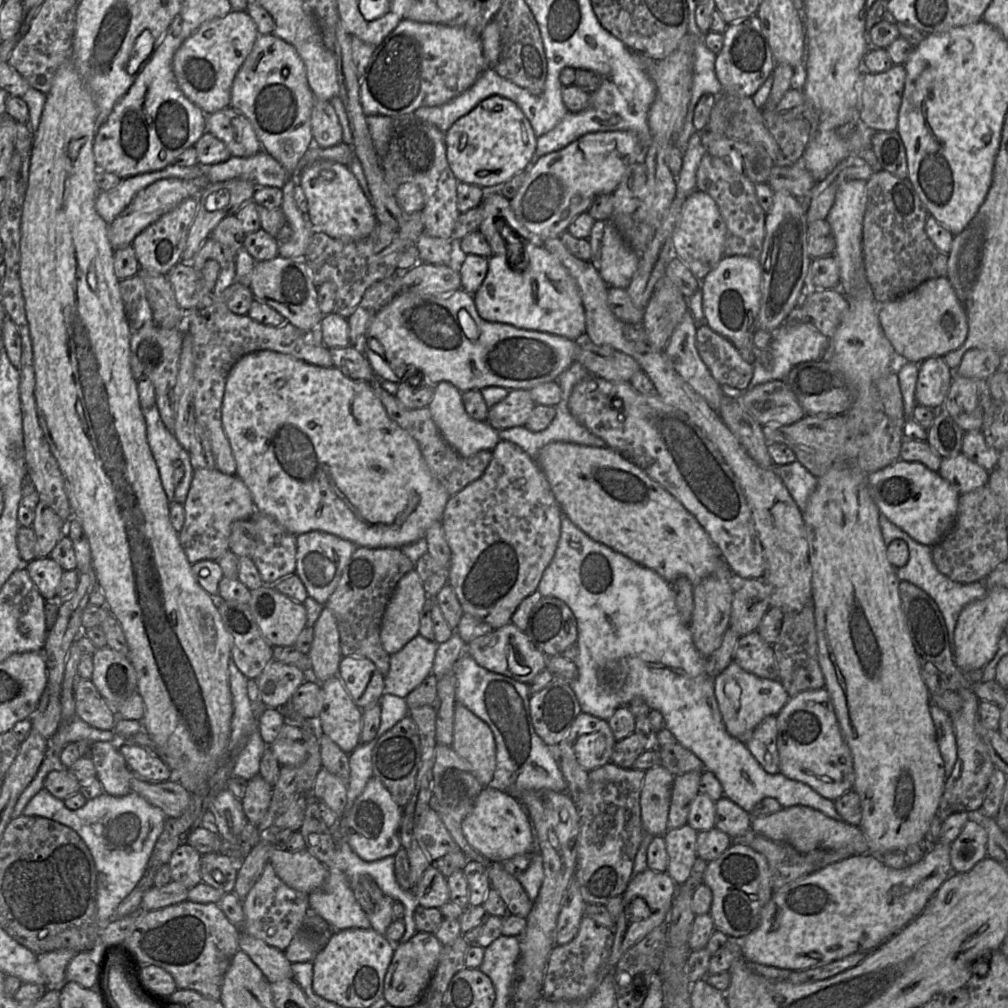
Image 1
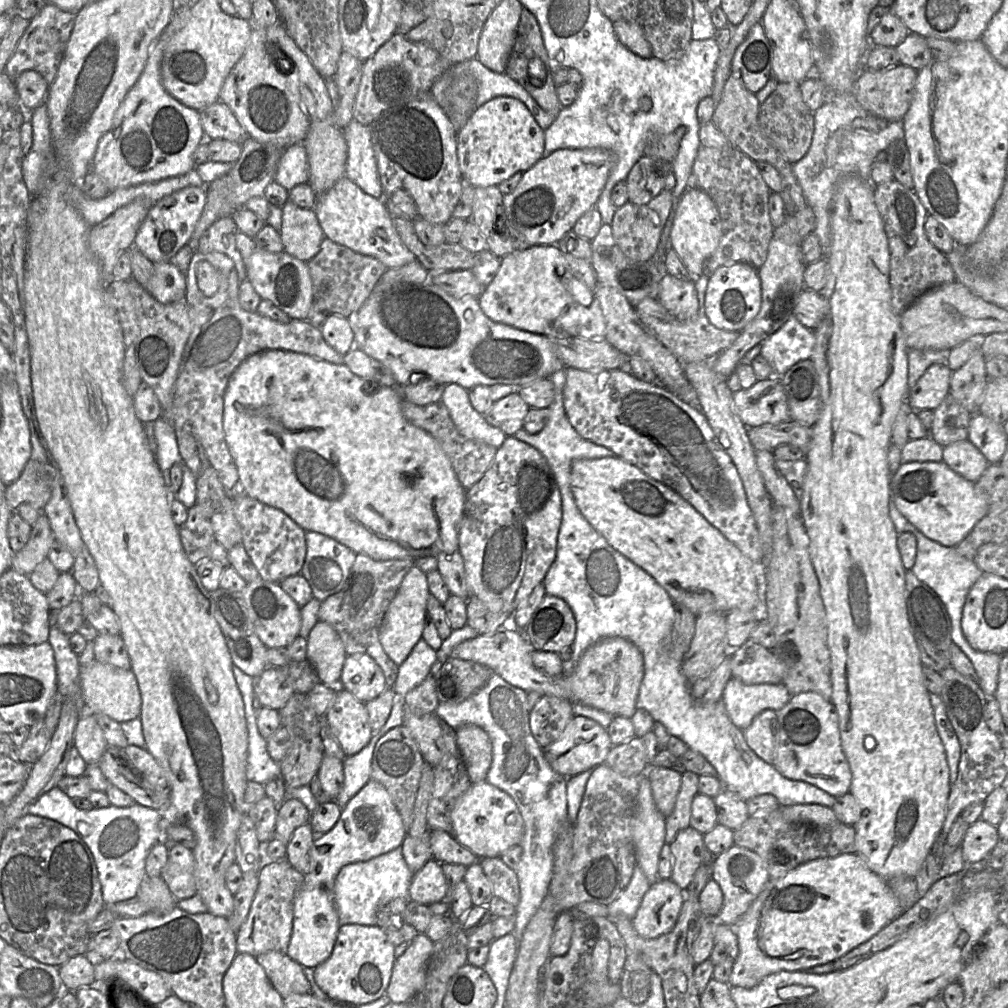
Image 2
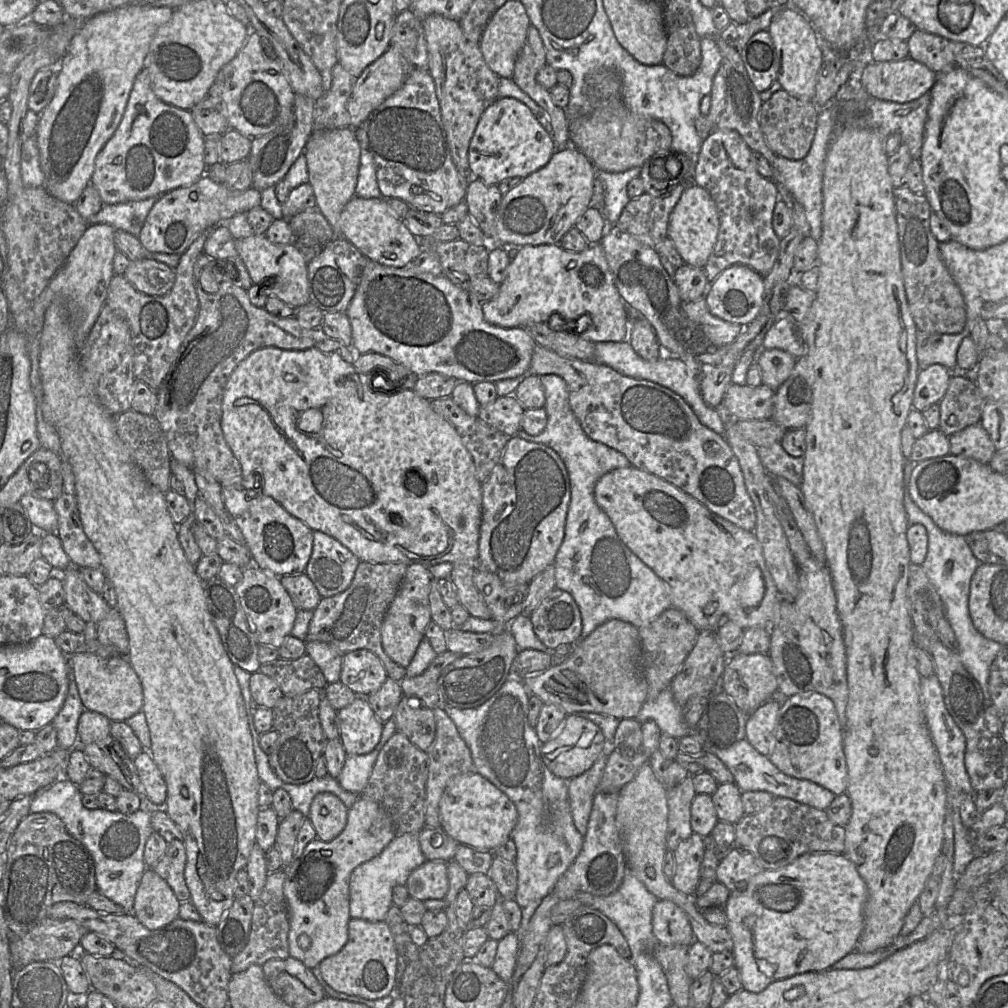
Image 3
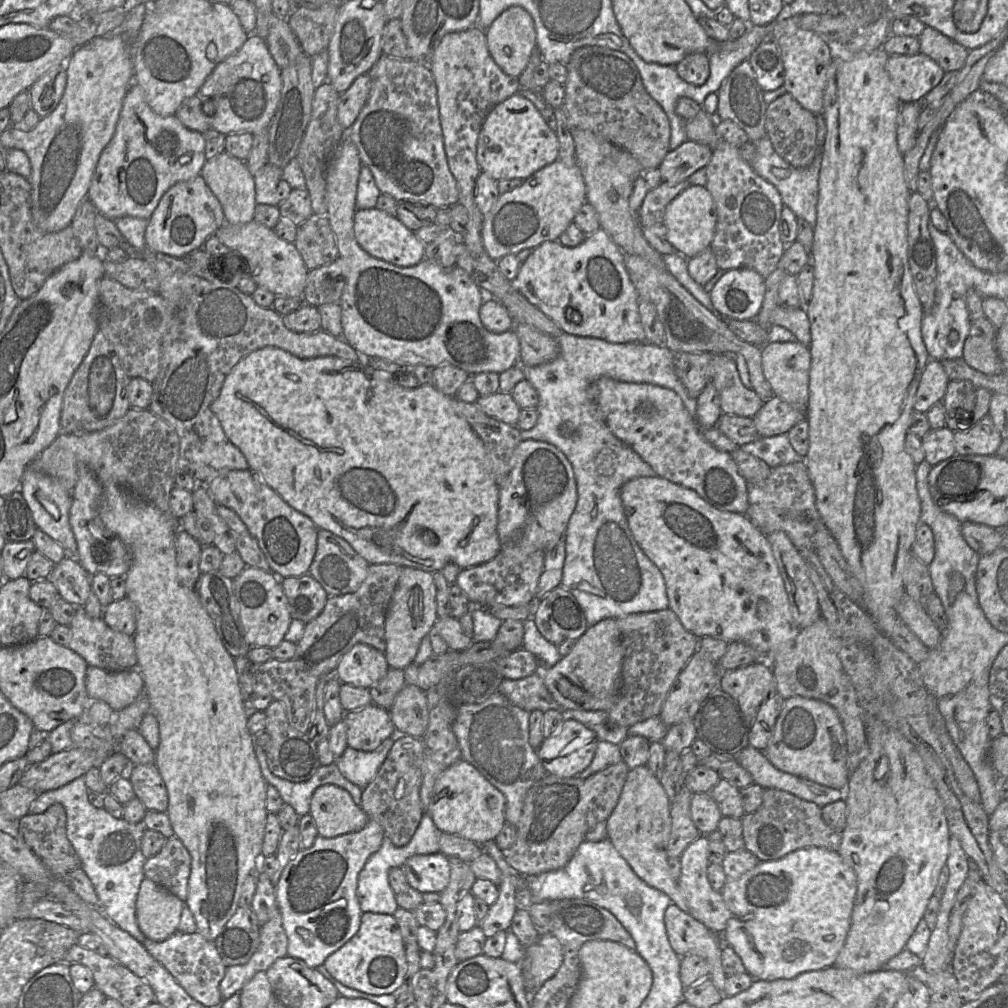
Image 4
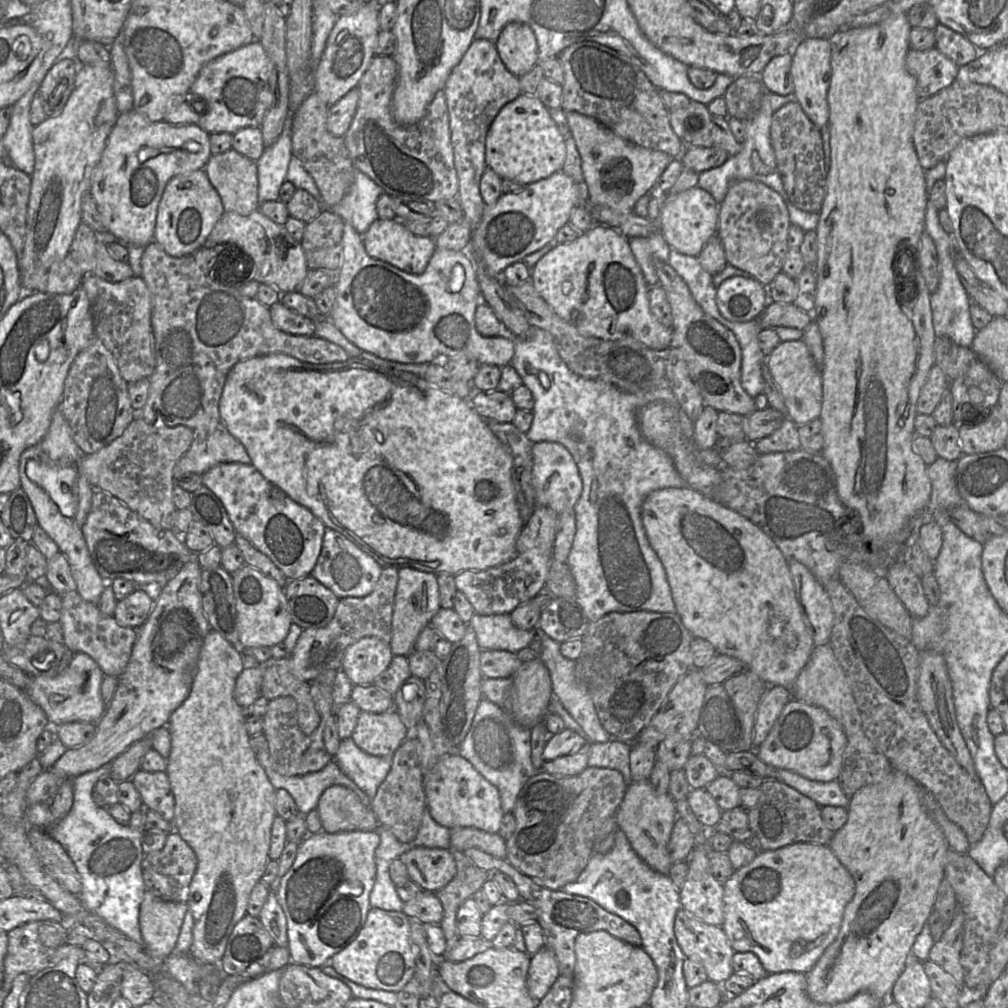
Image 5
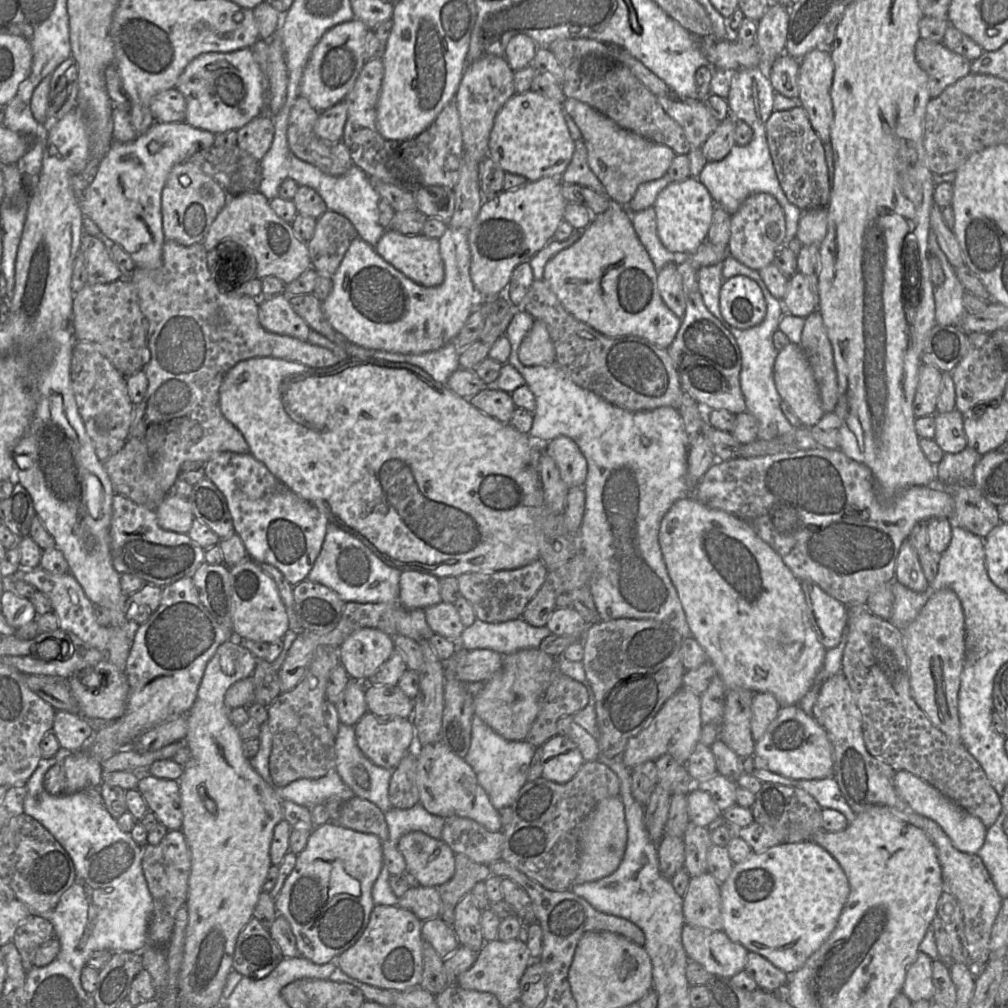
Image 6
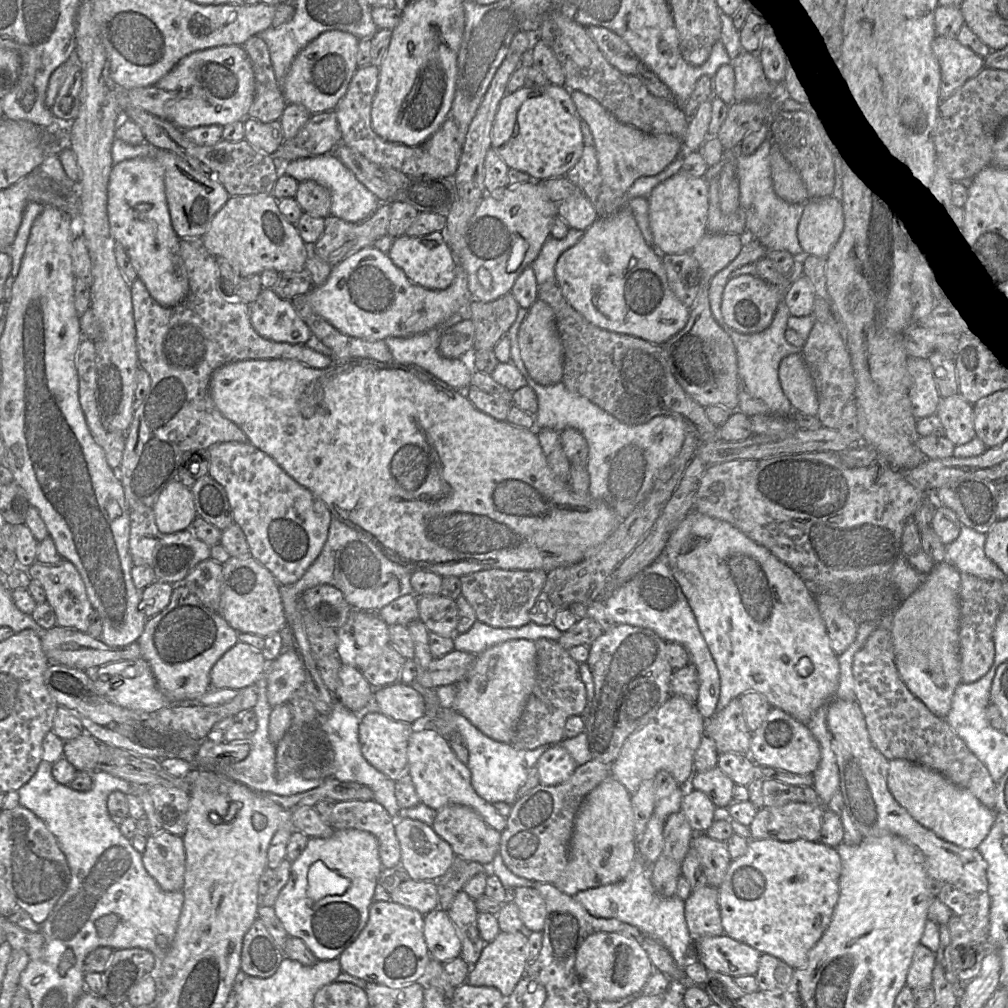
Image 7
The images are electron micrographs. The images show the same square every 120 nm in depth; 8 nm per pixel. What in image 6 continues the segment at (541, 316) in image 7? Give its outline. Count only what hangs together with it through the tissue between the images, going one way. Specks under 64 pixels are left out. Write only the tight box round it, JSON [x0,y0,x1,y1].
[518,320,555,366]

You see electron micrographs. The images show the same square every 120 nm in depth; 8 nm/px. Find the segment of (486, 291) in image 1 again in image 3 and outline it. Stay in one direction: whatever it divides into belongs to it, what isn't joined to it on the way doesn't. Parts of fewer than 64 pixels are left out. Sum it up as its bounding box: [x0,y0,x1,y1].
[482,243,630,343]

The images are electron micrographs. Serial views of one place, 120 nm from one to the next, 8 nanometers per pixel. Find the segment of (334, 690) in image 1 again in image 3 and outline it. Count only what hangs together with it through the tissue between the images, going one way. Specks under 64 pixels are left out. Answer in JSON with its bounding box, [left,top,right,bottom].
[338,697,383,755]

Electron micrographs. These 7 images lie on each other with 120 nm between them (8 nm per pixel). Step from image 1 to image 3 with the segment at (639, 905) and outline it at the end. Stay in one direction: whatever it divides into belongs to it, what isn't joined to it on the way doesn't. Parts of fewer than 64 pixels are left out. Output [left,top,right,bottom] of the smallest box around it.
[652,900,695,946]

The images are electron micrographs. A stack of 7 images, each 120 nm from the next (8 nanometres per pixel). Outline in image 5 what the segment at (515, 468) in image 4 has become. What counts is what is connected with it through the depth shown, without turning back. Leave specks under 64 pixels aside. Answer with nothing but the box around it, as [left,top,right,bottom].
[532,441,582,514]

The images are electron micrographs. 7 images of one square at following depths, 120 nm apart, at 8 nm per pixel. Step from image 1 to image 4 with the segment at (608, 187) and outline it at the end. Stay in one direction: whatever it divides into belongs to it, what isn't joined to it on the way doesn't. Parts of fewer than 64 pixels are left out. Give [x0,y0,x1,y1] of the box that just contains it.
[481,159,586,262]

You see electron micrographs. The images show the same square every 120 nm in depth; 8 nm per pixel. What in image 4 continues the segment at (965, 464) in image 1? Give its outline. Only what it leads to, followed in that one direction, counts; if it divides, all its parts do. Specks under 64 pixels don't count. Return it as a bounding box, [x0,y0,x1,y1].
[954,414,1003,455]

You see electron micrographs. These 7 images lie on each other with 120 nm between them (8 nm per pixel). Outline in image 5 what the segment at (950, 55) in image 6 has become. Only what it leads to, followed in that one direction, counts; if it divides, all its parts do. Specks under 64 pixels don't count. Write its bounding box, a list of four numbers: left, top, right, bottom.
[905,47,959,100]

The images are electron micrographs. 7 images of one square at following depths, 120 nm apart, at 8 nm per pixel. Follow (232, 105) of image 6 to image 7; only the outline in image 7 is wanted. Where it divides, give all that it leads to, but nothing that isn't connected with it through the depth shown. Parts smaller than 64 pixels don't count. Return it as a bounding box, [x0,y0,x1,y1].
[154,45,255,129]

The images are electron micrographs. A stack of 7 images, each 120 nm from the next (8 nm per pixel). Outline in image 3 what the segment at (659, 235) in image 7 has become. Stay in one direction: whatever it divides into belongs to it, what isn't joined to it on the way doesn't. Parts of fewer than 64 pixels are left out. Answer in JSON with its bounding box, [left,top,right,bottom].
[668,184,719,267]

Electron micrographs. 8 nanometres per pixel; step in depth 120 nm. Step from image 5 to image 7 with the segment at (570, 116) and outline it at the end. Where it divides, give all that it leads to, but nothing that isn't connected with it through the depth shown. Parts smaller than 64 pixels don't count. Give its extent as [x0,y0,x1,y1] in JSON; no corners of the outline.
[571,91,683,193]

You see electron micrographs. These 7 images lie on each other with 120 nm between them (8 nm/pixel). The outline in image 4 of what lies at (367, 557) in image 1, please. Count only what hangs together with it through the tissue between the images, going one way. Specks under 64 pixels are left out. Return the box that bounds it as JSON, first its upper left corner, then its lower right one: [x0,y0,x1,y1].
[292,564,402,678]

